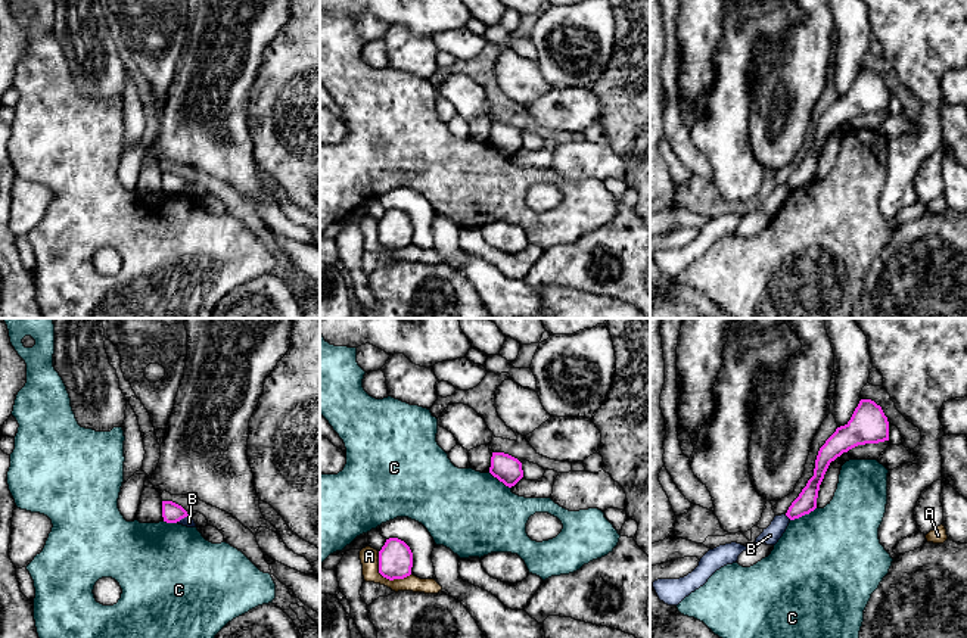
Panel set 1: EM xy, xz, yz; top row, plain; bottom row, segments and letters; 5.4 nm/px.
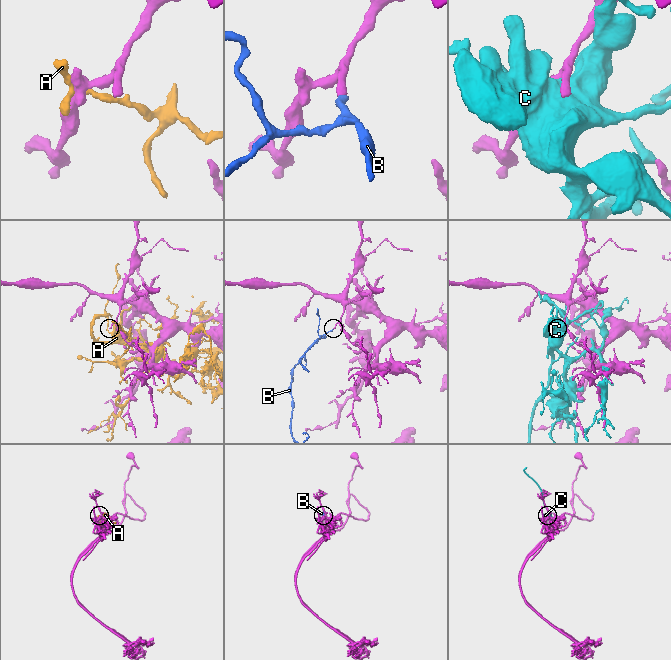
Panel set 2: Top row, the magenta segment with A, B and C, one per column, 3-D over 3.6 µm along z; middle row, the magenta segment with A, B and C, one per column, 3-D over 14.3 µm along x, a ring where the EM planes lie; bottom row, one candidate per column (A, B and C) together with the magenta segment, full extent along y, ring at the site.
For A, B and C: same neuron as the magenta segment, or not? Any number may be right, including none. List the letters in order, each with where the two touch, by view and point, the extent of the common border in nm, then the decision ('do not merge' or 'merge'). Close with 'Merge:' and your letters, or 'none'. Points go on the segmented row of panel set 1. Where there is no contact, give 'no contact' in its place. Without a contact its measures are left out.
A: contact xz (385, 576); length 220 nm; do not merge
B: contact xy (182, 517); length 80 nm; do not merge
C: contact yz (802, 514); length 160 nm; do not merge
Merge: none

